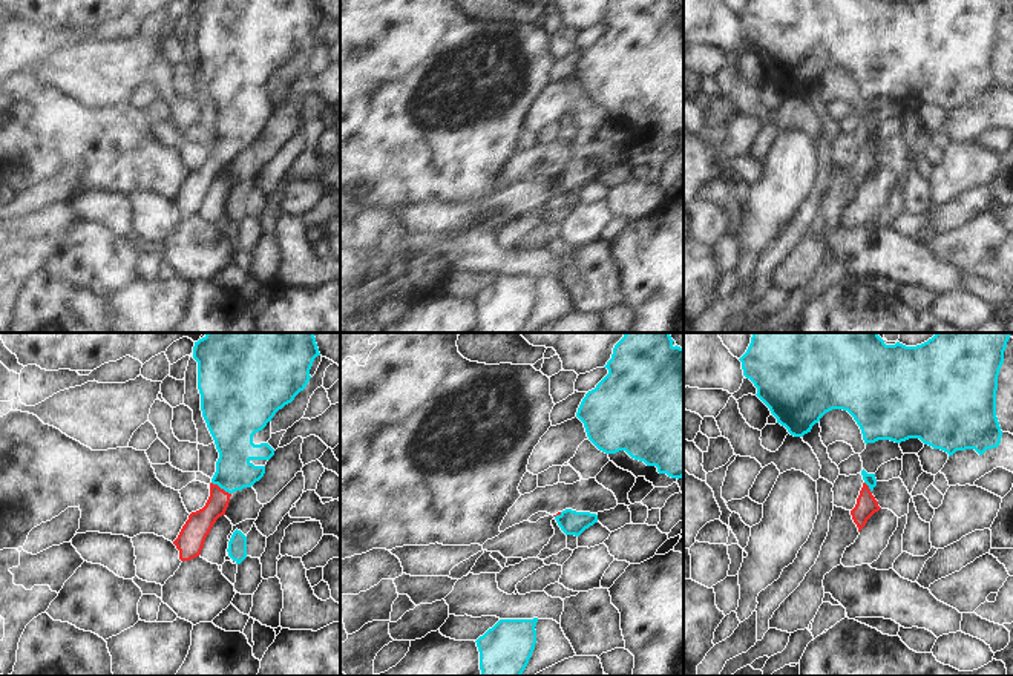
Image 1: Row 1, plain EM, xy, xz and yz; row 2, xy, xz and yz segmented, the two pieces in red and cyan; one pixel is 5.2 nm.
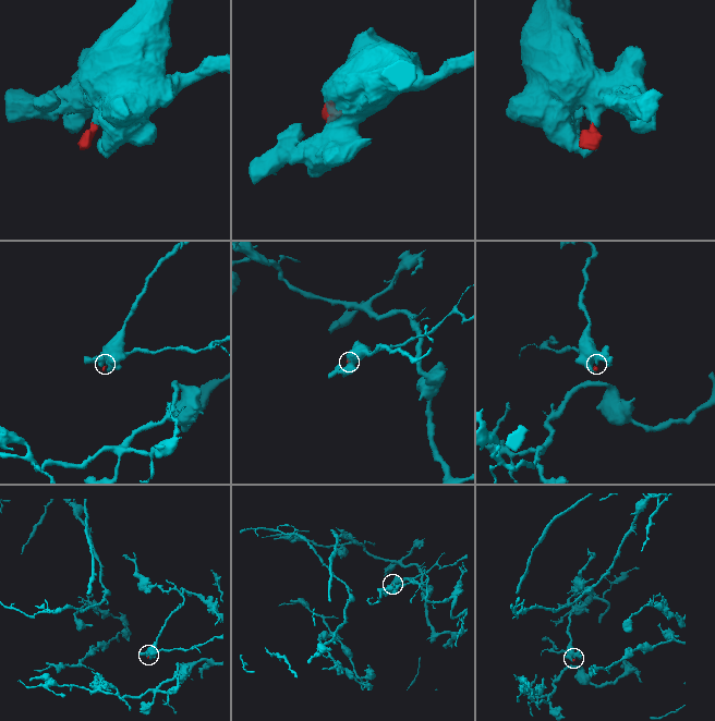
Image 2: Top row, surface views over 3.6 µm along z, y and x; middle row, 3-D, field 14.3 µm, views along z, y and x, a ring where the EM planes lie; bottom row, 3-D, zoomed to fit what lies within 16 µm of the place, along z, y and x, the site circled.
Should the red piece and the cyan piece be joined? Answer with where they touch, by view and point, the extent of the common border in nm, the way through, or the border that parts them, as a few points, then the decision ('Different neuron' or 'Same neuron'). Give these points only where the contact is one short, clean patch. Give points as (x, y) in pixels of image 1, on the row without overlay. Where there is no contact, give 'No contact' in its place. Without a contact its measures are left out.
Touches red at xy (219, 144). Shared border 120 nm. Path across: xy (199, 180), (215, 164), (219, 144), (233, 129), (235, 101). Same neuron

